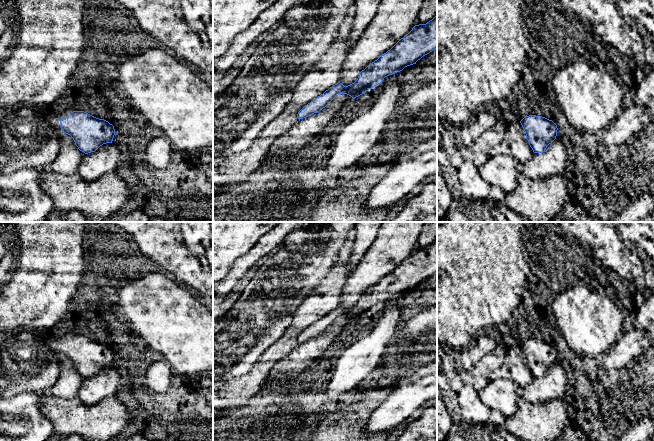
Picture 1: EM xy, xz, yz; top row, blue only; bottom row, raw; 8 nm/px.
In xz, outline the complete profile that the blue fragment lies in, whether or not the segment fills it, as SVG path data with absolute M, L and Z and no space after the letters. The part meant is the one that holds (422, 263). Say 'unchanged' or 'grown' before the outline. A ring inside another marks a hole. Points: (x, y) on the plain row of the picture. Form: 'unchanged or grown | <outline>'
unchanged | M437 238L426 248L415 249L390 274L359 296L357 304L344 310L338 306L305 329L297 338L303 343L325 332L340 317L356 322L380 308L385 301L416 288L423 280L437 273Z

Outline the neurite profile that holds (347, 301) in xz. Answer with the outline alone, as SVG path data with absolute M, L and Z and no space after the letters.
M383 222L377 237L364 254L362 260L352 270L343 289L339 306L344 310L354 307L359 297L382 278L390 274L415 250L417 240L425 222Z

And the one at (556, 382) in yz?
M555 363L544 376L535 377L526 387L517 385L517 395L532 403L563 399L567 394L574 375Z

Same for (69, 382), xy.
M64 356L59 357L59 366L59 378L48 394L65 399L76 398L85 377L80 375L73 362Z

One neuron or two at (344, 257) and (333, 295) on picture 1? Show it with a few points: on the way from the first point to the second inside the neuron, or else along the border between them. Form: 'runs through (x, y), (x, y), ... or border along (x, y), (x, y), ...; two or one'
runs through (341, 266), (340, 273), (335, 279), (333, 286); one

